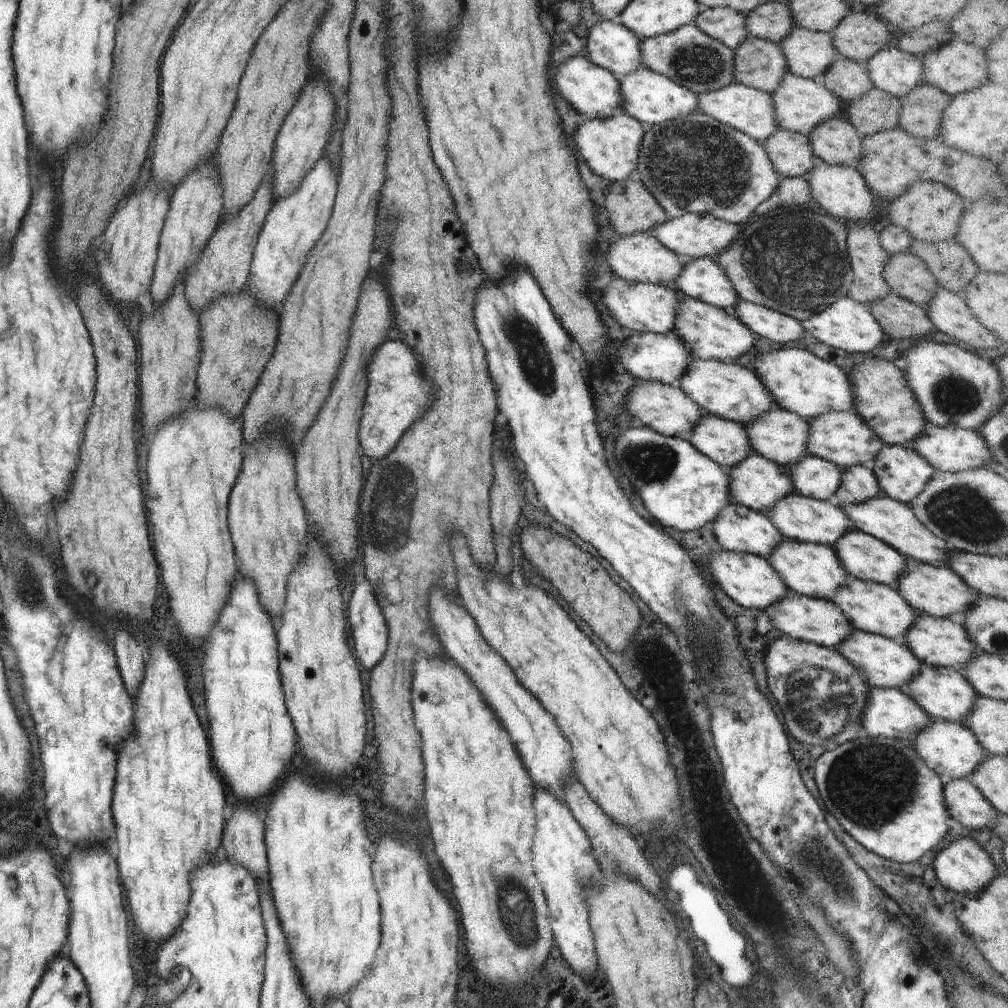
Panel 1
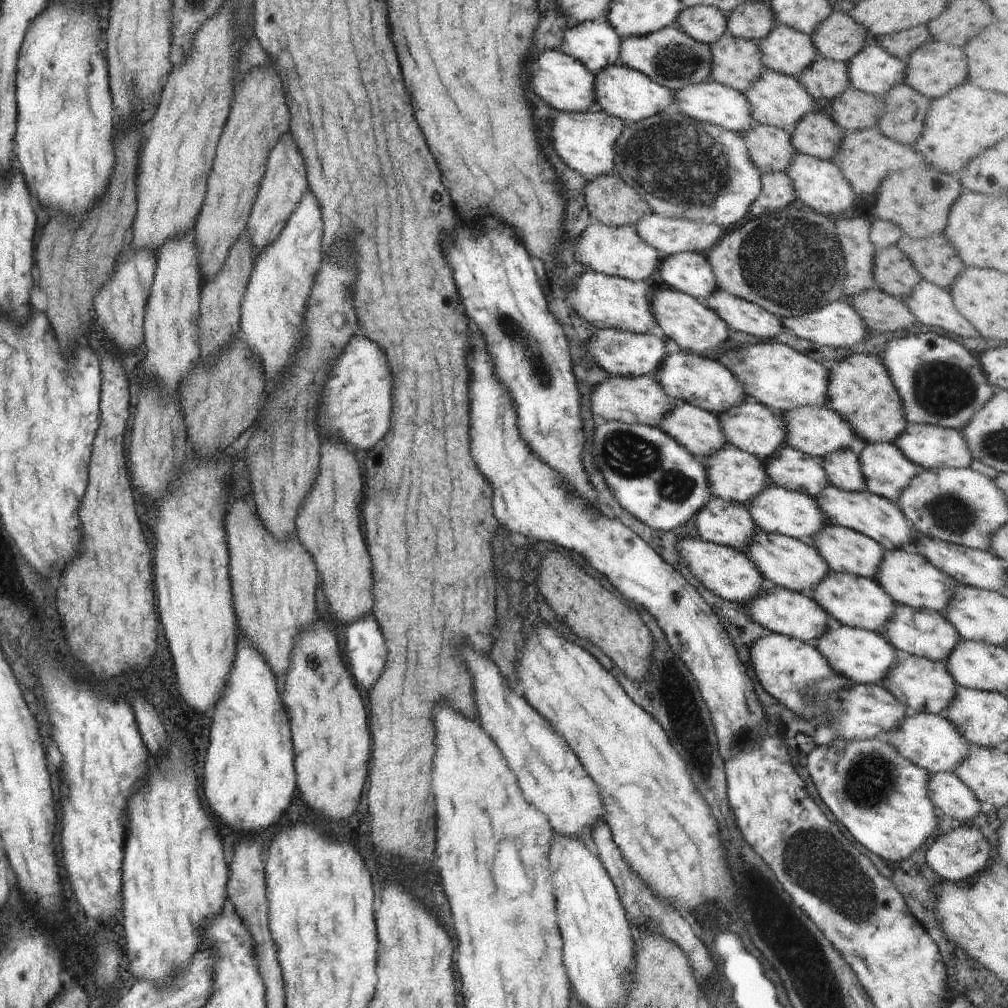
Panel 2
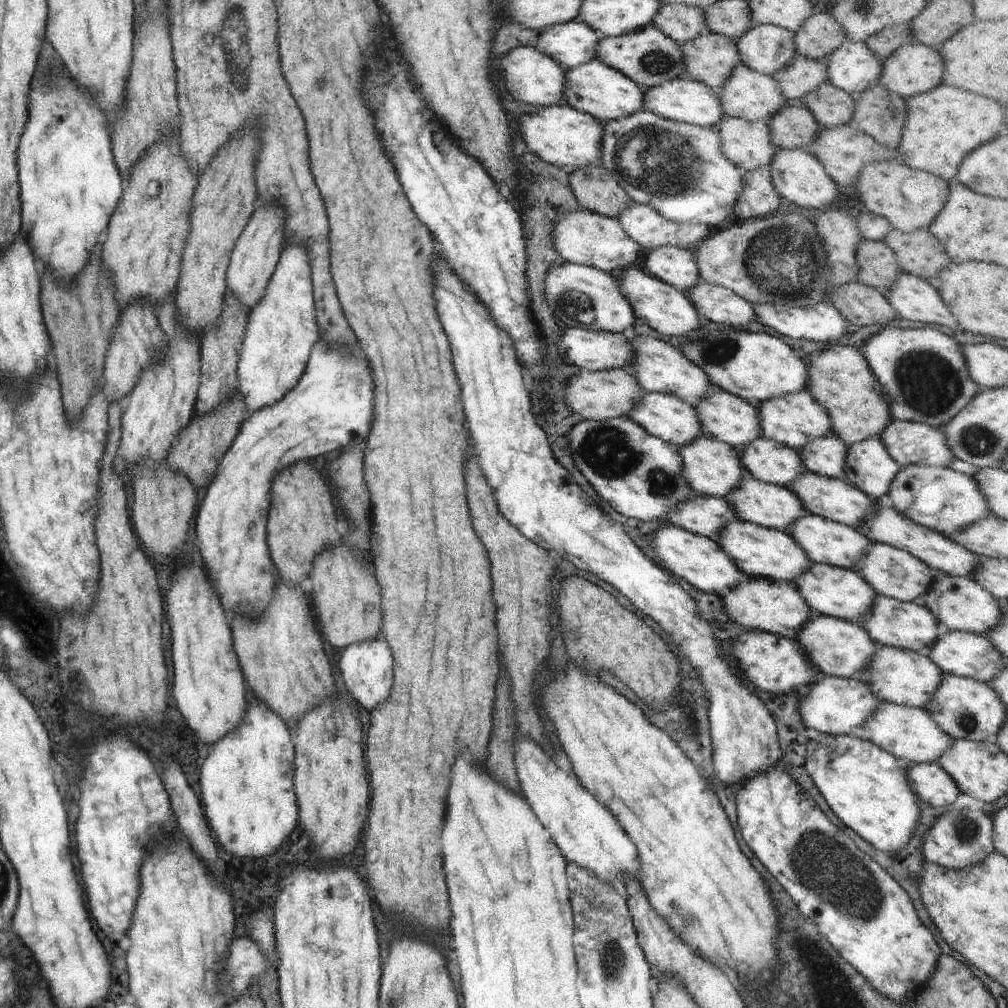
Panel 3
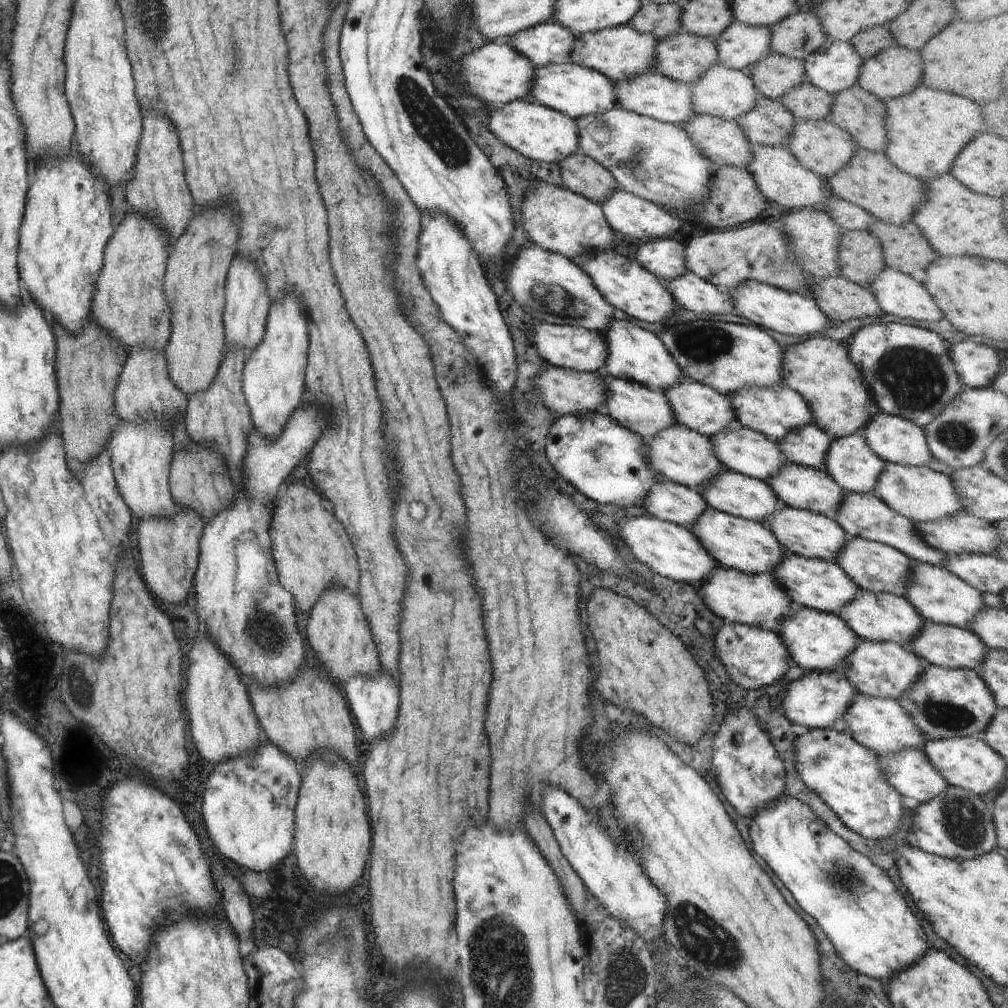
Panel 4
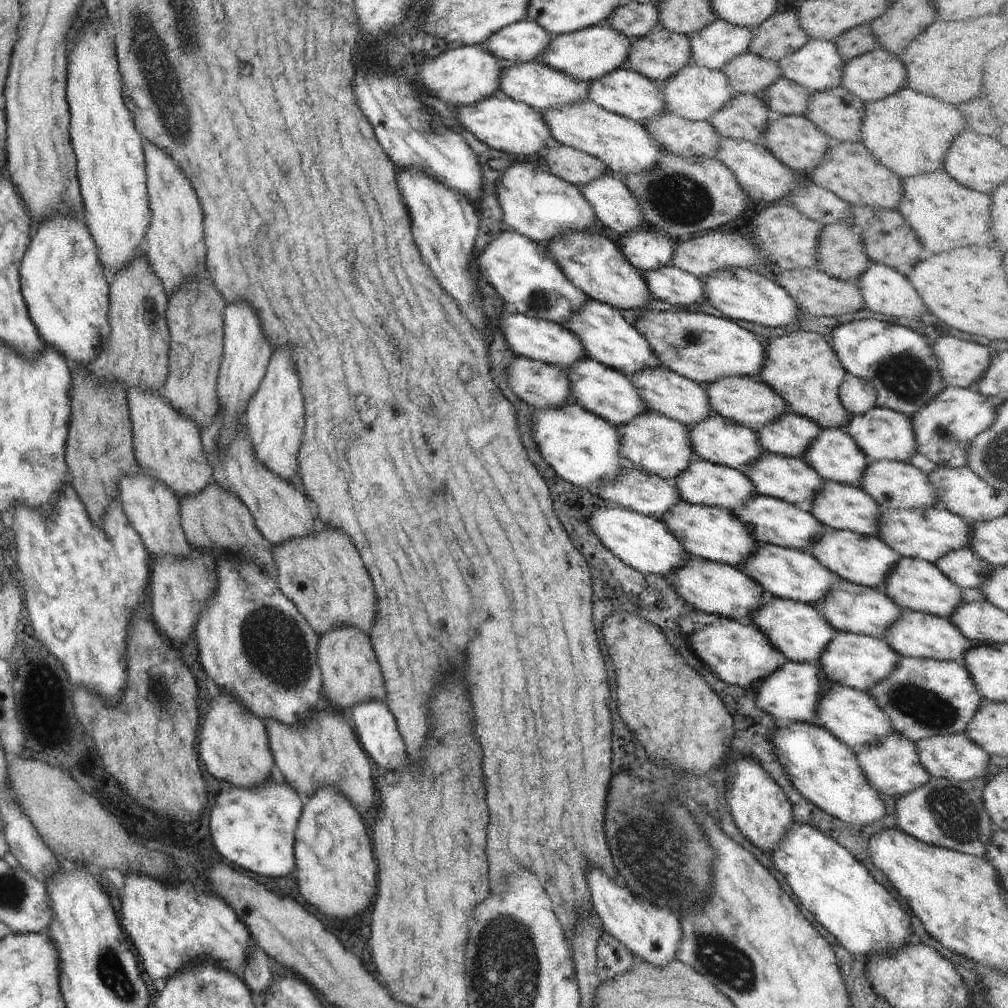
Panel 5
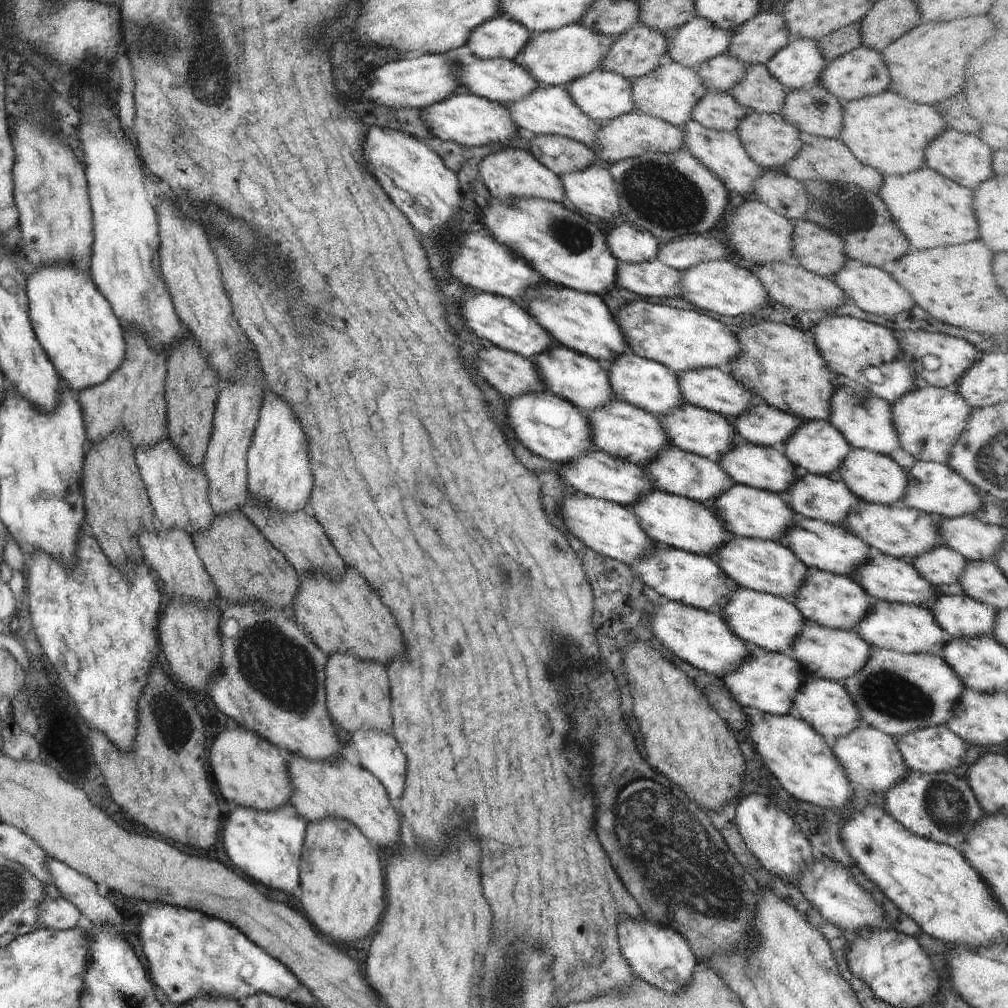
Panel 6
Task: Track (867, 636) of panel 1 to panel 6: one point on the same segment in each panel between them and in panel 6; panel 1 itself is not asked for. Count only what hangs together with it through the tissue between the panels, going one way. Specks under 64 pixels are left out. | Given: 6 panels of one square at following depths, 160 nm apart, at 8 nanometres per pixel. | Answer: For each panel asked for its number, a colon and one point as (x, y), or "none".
2: (861, 656)
3: (836, 647)
4: (816, 640)
5: (799, 631)
6: (762, 619)

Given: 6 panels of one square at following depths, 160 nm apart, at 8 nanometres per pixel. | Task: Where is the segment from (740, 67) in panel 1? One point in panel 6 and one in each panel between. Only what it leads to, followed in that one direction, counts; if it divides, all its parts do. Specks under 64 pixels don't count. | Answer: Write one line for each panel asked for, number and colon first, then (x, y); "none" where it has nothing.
2: (736, 63)
3: (708, 58)
4: (683, 57)
5: (659, 54)
6: (638, 51)

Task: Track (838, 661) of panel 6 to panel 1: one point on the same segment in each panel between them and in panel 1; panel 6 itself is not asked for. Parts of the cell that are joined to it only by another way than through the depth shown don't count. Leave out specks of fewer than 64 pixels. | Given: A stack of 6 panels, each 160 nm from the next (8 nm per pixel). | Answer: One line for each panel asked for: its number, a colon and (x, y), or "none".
1: (943, 693)
2: (924, 686)
3: (896, 675)
4: (887, 670)
5: (857, 661)

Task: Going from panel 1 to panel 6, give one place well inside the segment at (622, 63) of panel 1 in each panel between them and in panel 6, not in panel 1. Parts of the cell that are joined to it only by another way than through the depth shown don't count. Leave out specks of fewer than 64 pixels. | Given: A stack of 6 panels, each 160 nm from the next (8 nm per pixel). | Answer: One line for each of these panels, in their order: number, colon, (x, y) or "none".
2: (595, 44)
3: (570, 44)
4: (549, 42)
5: (522, 41)
6: (498, 37)

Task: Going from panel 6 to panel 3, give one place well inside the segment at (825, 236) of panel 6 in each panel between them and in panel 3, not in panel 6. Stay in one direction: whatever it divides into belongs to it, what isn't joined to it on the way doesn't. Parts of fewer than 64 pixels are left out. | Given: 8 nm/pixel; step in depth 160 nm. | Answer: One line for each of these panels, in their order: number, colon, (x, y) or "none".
3: (877, 268)
4: (860, 254)
5: (840, 253)

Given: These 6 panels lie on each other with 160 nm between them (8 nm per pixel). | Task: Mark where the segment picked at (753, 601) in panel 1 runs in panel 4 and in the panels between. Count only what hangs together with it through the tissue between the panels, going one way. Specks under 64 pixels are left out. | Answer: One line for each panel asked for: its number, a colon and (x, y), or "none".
2: (728, 573)
3: (699, 560)
4: (672, 551)

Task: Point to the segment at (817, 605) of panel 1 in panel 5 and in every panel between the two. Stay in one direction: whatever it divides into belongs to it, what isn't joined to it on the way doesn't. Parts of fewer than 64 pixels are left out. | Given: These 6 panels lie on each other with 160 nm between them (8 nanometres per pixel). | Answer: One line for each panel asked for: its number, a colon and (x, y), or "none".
2: (794, 614)
3: (759, 604)
4: (758, 600)
5: (708, 586)

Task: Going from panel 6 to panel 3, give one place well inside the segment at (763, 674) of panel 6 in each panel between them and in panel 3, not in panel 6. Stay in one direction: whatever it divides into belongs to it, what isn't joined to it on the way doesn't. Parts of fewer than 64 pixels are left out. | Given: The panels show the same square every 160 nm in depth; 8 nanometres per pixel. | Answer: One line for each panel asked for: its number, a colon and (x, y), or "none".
3: (832, 705)
4: (817, 699)
5: (792, 691)

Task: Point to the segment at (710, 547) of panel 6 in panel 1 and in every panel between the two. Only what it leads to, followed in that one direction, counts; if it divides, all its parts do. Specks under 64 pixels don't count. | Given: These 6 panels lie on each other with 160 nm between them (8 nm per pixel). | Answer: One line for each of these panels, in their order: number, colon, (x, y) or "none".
1: (811, 569)
2: (783, 561)
3: (757, 551)
4: (749, 546)
5: (711, 533)

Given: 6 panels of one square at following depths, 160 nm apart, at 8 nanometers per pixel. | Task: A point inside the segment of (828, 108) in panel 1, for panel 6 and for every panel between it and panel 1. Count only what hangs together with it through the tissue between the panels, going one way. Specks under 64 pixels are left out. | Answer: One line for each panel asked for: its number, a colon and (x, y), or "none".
2: (776, 99)
3: (747, 94)
4: (723, 92)
5: (694, 93)
6: (669, 92)

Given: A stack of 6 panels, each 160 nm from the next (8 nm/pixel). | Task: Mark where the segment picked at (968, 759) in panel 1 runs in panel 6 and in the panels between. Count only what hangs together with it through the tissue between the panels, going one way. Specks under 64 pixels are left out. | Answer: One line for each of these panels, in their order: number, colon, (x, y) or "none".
2: (929, 740)
3: (908, 733)
4: (881, 725)
5: (854, 717)
6: (825, 705)

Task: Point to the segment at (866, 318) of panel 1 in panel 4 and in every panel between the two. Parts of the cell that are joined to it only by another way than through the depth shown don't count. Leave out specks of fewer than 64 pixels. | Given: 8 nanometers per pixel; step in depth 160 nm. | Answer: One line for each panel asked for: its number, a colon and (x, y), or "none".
2: (838, 325)
3: (822, 322)
4: (769, 307)

